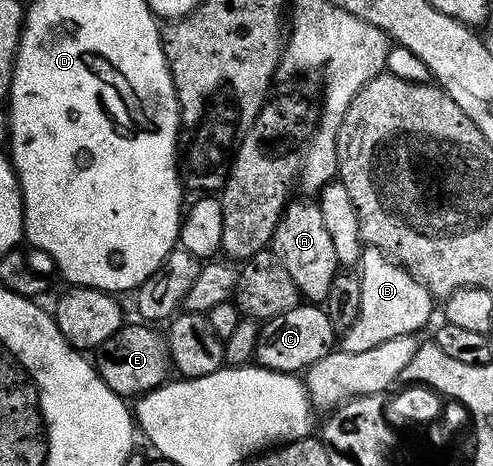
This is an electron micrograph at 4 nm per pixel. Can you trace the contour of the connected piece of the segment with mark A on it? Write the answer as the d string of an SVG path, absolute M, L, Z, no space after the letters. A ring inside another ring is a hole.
M317 202L285 204L285 210L278 217L274 237L268 244L269 250L279 263L288 269L288 277L292 277L294 286L299 292L310 295L325 296L330 283L340 270L336 257L336 249L332 246L332 237L328 237L328 228L324 226L324 217L320 213Z

